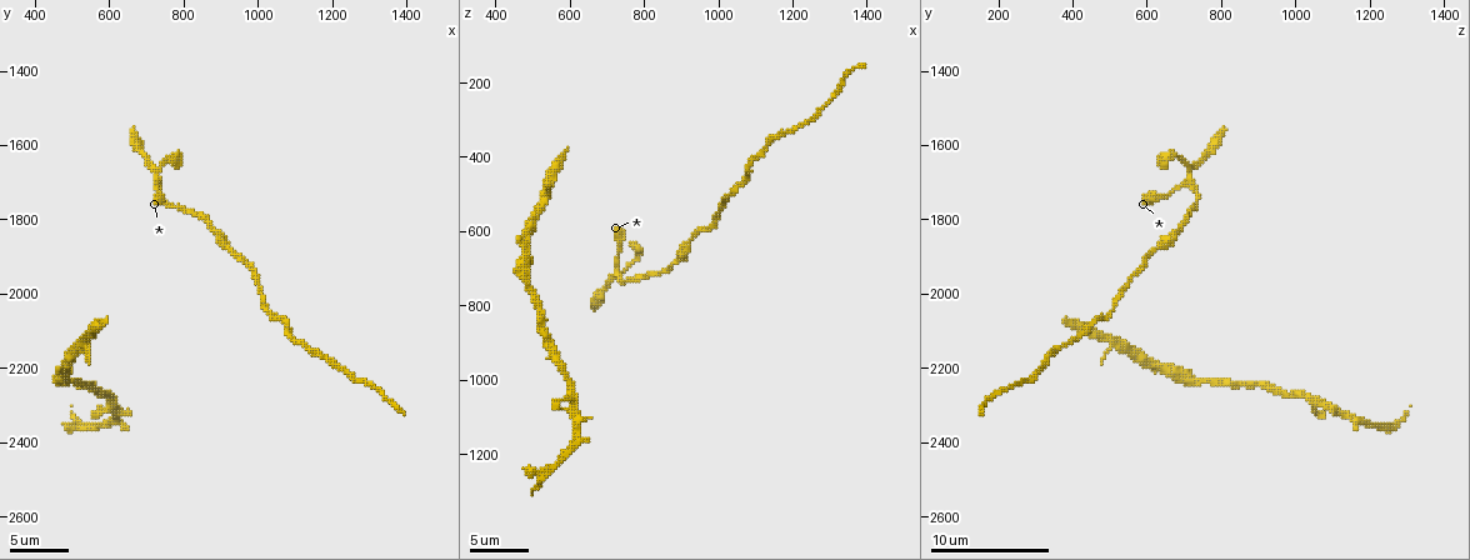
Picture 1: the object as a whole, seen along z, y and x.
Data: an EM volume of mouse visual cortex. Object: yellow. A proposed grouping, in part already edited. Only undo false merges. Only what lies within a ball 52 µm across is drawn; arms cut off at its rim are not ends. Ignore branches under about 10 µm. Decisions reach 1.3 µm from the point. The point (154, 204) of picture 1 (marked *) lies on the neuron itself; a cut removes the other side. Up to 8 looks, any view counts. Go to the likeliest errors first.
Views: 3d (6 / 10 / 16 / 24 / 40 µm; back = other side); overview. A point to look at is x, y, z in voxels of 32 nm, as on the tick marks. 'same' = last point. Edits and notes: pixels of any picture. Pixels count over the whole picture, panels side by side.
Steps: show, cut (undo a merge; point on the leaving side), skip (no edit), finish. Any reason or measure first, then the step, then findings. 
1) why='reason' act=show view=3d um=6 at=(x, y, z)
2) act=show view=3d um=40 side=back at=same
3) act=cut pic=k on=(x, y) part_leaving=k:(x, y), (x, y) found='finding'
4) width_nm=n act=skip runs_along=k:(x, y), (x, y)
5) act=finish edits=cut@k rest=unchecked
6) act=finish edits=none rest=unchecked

why='calibre changes' act=show view=3d um=16 at=(920, 1880, 630)

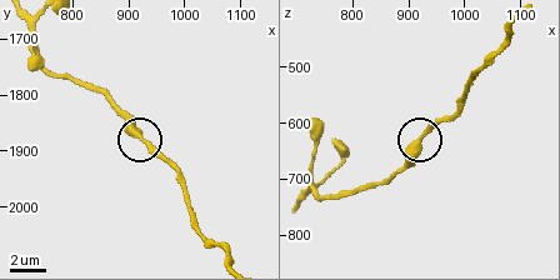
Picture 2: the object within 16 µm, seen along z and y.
act=skip found='all the same neuron'

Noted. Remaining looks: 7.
why='sudden change in width' act=show view=3d um=6 at=(1190, 2180, 340)

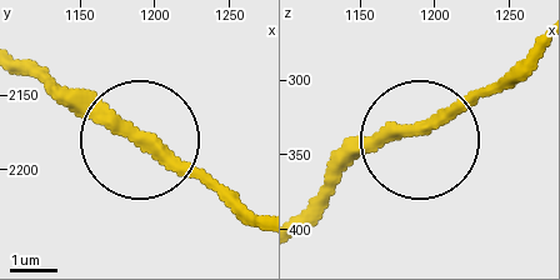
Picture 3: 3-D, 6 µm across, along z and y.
act=skip runs_along=3:(306, 214), (365, 154), (438, 126), (518, 63) found='one neuron here'

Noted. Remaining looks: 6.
why='calibre changes' act=show view=3d um=10 at=(1020, 2020, 520)

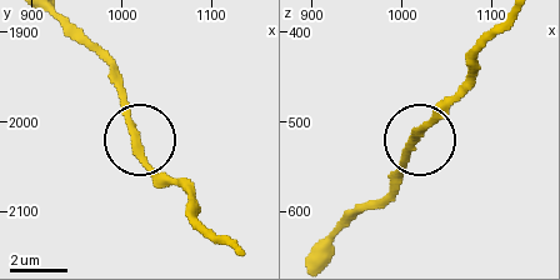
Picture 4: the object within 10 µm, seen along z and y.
act=skip found='one neuron here'

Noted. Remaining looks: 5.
why='thin neck' act=show view=3d um=10 at=(730, 1740, 660)

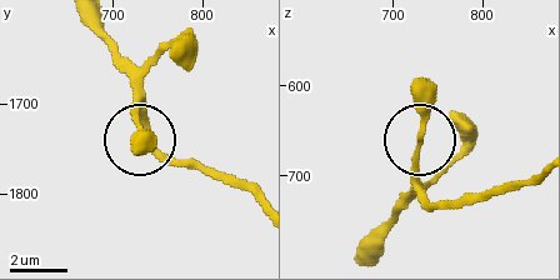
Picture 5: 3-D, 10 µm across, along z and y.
act=skip found='one neuron here'

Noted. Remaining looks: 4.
act=finish edits=none rest=unchecked

